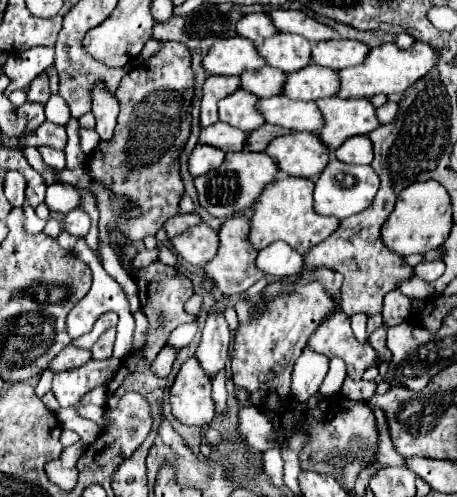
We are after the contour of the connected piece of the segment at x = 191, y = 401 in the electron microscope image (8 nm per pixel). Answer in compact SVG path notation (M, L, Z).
M188 358L170 386L168 404L172 416L186 426L208 426L214 418L214 402L210 398L212 380L200 372L200 364Z

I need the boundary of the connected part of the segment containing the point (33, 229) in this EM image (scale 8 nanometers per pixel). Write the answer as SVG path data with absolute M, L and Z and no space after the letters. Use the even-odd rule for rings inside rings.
M24 205L23 210L24 218L26 218L26 222L24 222L24 230L30 232L30 234L38 234L38 232L42 232L42 228L45 228L47 222L36 216L32 206Z

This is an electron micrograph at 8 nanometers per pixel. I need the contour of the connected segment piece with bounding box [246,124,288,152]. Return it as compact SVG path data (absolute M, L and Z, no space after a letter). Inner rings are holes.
M262 124L258 130L252 130L252 132L248 134L248 138L246 138L246 148L248 148L250 152L262 152L272 138L284 136L284 132L288 132L288 130L286 130L286 128L276 128L276 126L272 126L272 124Z

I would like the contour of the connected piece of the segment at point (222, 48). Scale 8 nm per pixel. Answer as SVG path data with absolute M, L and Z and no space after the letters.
M242 36L224 38L212 44L208 54L202 60L202 66L208 74L222 76L240 76L244 70L262 68L264 60L260 60L256 46Z

